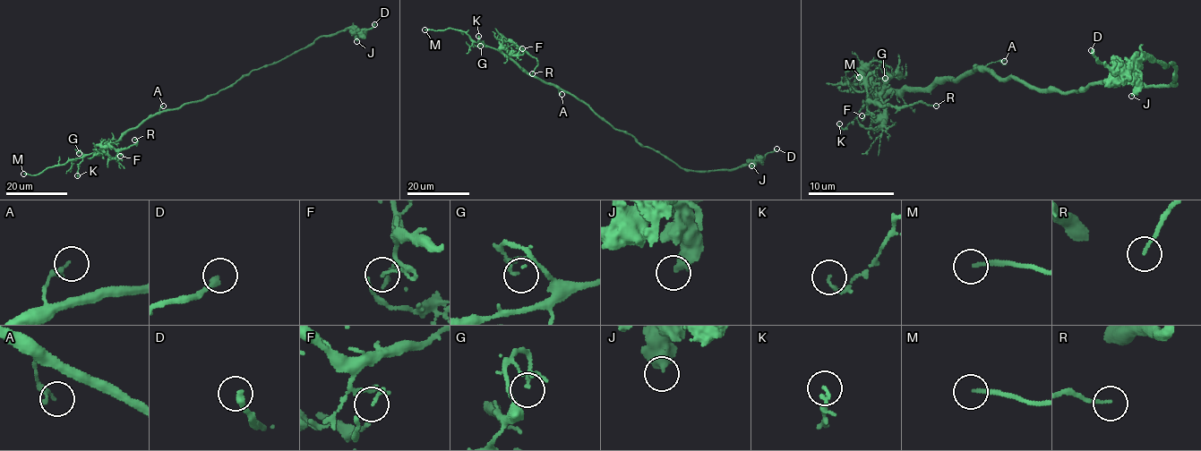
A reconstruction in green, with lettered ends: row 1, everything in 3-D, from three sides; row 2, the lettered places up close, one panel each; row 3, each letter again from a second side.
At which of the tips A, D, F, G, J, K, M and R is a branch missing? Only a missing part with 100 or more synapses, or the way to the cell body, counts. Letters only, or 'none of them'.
M

